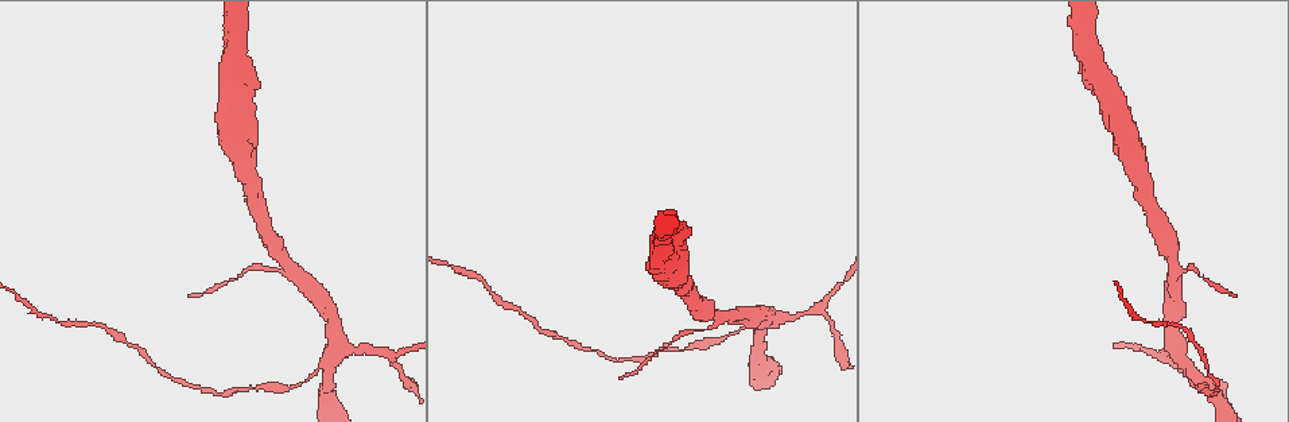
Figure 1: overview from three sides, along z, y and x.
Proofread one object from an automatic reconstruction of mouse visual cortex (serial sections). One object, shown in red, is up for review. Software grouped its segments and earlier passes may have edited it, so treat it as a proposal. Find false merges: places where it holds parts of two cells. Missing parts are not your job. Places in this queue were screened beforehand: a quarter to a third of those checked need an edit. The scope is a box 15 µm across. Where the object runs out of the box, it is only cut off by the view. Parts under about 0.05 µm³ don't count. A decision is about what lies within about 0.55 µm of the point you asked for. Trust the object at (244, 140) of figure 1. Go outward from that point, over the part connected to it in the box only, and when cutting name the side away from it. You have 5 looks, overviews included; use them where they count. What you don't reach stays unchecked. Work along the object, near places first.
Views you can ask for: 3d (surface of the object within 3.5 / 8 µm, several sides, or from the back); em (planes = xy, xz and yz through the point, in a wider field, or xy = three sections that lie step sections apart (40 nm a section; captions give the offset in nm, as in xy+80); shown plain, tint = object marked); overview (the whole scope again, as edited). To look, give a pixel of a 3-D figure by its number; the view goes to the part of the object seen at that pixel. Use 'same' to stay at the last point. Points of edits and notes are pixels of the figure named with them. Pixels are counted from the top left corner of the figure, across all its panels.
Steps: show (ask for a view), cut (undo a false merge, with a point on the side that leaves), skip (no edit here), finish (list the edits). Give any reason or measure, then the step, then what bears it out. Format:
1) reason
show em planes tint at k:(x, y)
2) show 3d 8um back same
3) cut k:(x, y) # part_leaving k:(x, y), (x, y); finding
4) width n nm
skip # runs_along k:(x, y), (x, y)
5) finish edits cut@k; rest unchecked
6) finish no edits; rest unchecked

arms part here
show 3d 3.5um at 1:(292, 268)

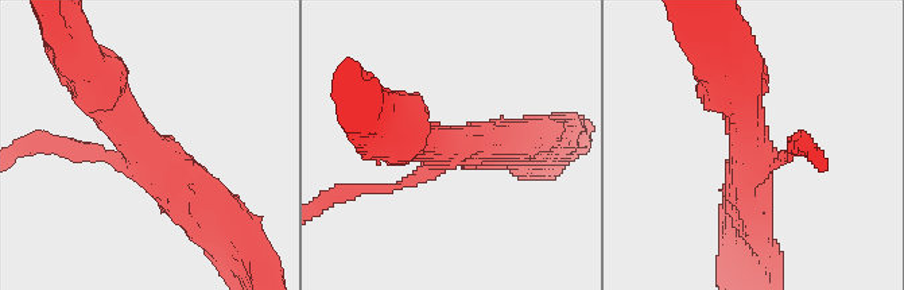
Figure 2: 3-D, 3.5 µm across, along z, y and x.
arms 3; arm_widths 150, 450, 600 nm
show em planes tint at 2:(143, 146)

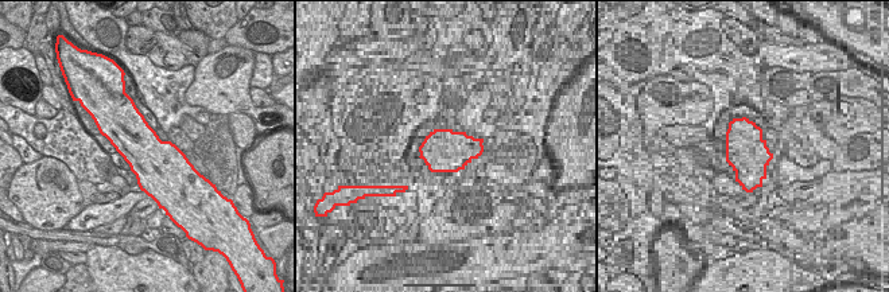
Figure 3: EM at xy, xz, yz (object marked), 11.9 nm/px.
skip # runs_along 2:(96, 77), (108, 107), (216, 215); continuous, no second cell

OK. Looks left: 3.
sudden change in width
show 3d 3.5um back at 1:(310, 374)

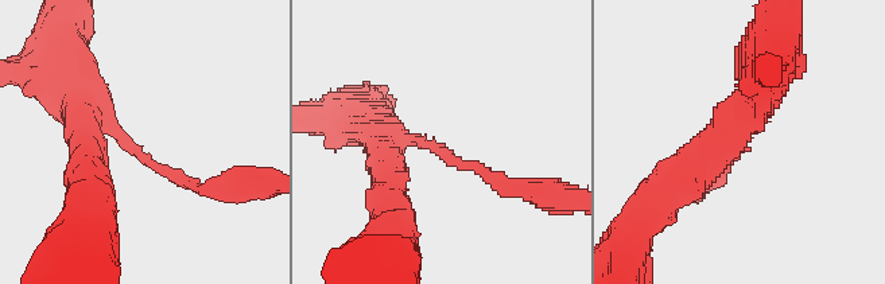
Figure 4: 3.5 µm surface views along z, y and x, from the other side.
arm_widths 150, 500 nm; shape alone is not enough
show em xy step 1 tint at 4:(436, 151)

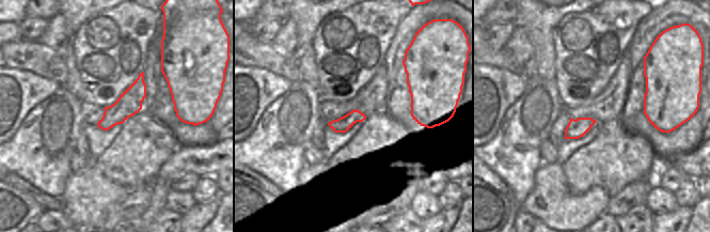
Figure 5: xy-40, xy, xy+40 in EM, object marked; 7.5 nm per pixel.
cut 4:(496, 178) # part_leaving 4:(460, 162), (513, 190), (571, 199); two cells meet here

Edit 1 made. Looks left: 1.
finish edits cut@4; rest unchecked

